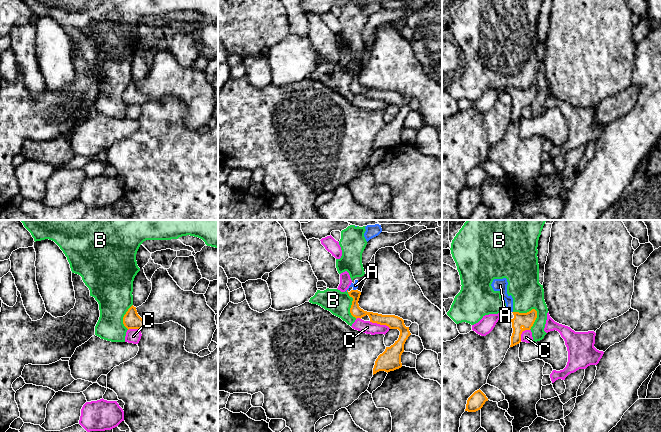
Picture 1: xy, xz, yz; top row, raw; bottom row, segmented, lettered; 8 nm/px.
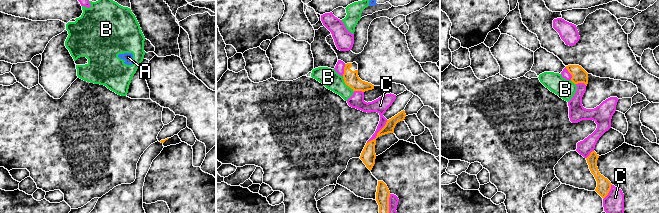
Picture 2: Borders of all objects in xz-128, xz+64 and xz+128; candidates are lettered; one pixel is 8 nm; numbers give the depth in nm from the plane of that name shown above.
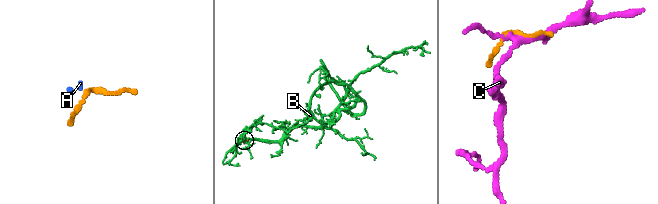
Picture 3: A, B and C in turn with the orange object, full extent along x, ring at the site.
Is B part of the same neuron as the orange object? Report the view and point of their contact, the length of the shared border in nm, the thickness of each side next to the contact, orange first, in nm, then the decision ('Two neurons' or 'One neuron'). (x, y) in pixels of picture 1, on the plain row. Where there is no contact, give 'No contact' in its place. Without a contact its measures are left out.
Touches orange at yz (533, 85). Shared border 200 nm. Thickness 130 nm (orange) against 260 nm. Two neurons

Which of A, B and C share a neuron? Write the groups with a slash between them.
A B / C

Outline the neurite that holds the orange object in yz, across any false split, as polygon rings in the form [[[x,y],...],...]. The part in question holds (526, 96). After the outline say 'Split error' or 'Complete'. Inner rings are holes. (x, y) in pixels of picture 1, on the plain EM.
[[[532,85],[527,89],[509,88],[505,91],[501,91],[500,94],[502,92],[507,92],[511,95],[513,109],[511,112],[510,123],[513,123],[521,118],[522,108],[525,106],[530,106],[533,102],[537,94],[537,87],[535,85]]]. Split error

